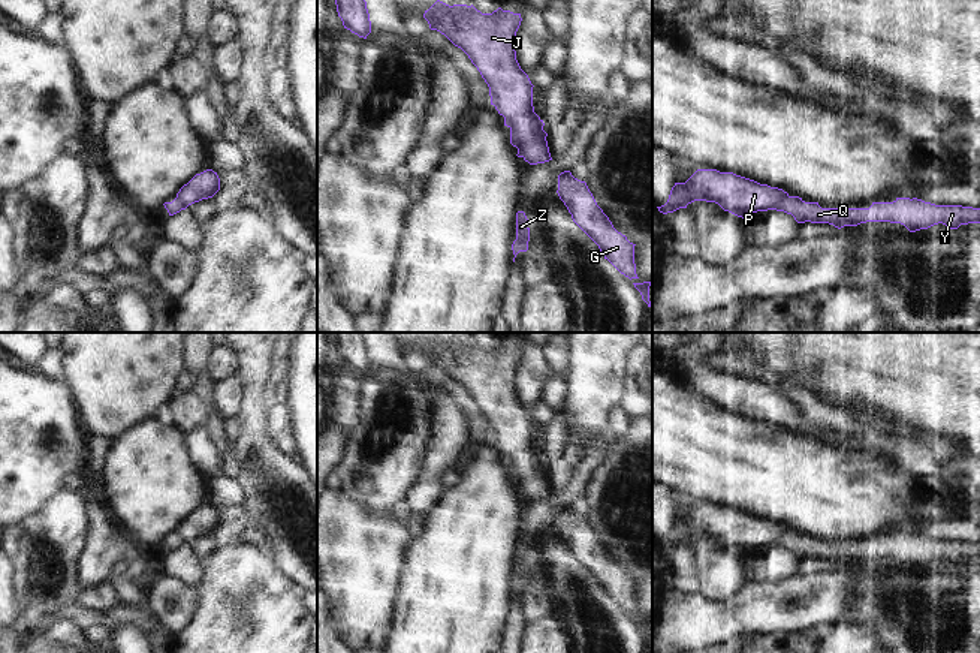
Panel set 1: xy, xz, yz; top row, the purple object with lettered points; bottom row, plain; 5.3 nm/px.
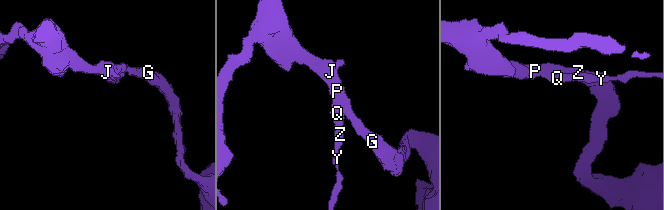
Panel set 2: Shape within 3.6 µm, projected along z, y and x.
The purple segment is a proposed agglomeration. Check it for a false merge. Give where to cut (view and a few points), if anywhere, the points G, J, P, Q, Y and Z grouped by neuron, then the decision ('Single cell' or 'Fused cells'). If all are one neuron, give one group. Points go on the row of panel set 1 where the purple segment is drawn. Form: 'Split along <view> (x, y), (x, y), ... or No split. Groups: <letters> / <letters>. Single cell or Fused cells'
Split along xz (504, 117), (527, 161). Groups: G J P / Q Y Z. Fused cells

